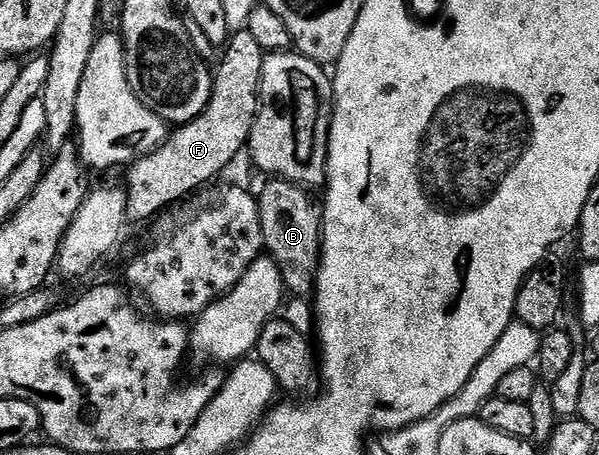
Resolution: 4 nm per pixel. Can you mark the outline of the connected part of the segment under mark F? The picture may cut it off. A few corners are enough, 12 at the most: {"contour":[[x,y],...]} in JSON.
{"contour":[[230,33],[209,107],[128,167],[132,221],[219,177],[248,147],[266,50]]}

